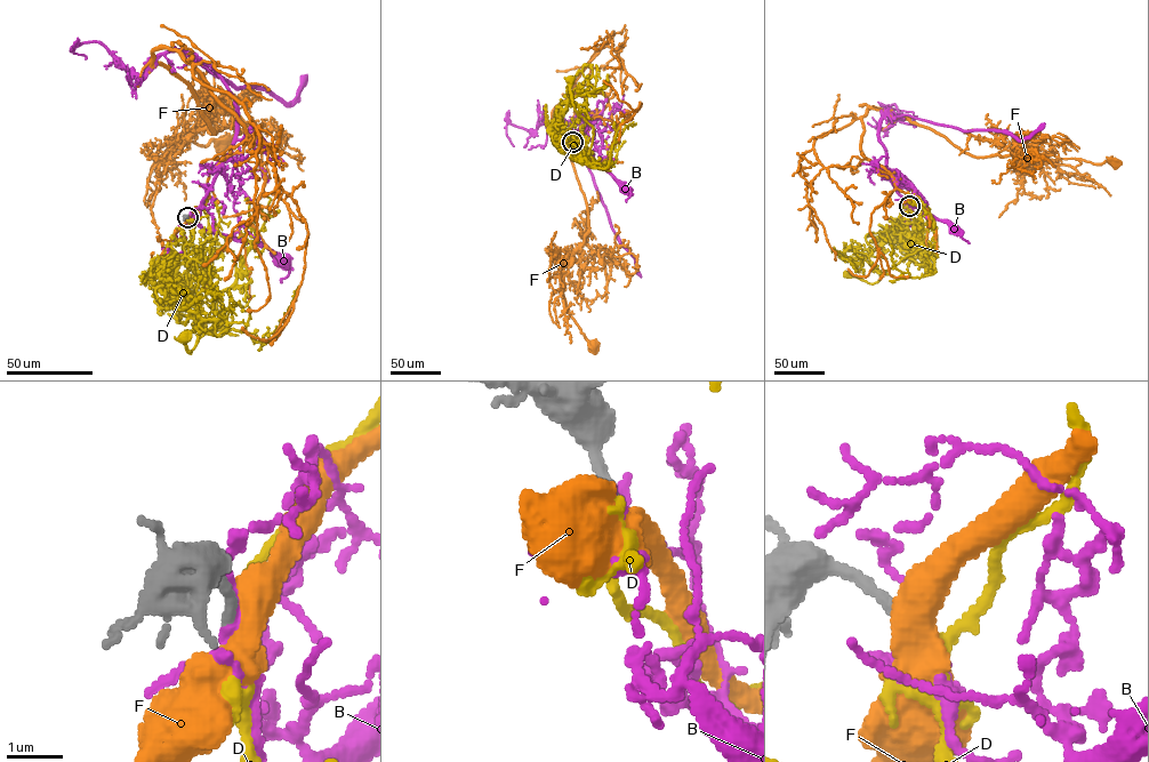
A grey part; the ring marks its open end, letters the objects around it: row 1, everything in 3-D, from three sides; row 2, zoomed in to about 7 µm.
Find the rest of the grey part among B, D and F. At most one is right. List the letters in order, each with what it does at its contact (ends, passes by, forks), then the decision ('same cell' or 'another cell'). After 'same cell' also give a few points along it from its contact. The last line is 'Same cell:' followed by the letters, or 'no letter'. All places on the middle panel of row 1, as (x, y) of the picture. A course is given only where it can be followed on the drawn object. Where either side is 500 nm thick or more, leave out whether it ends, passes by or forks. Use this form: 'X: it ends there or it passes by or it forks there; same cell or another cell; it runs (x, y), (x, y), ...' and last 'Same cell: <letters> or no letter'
B: it forks there; another cell
D: it passes by; another cell
F: another cell
Same cell: no letter

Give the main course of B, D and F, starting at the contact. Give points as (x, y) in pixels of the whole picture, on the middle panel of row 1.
B: (572, 142), (583, 158), (608, 170), (626, 187)
D: (572, 142), (578, 154), (587, 154), (593, 128), (575, 110), (570, 79)
F: (572, 142), (584, 145), (603, 94), (562, 102), (552, 125), (587, 209), (561, 287), (593, 349)

